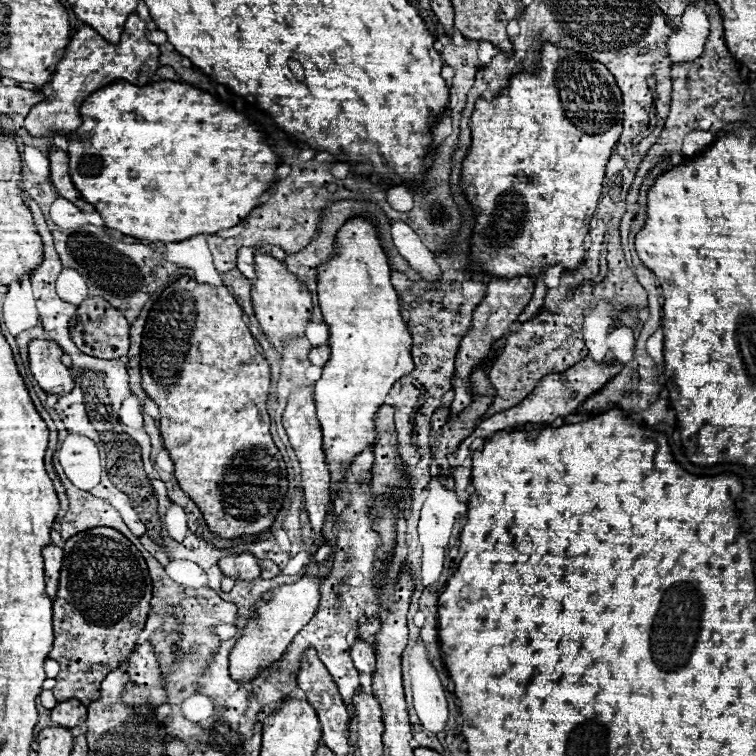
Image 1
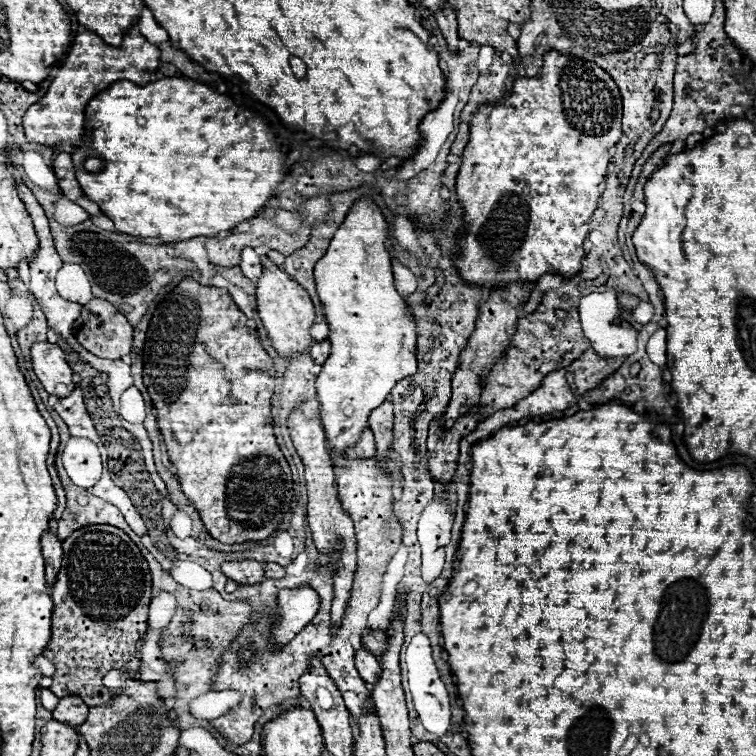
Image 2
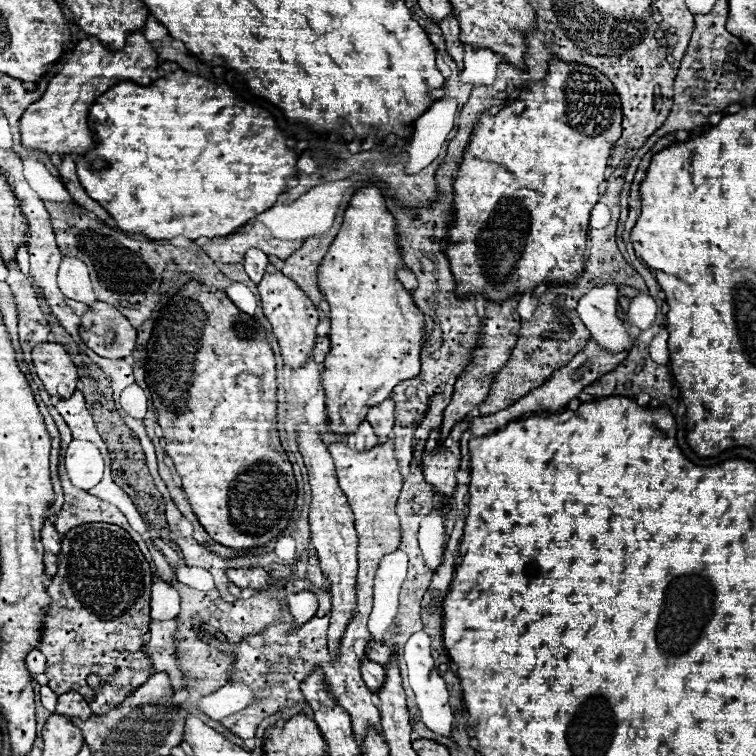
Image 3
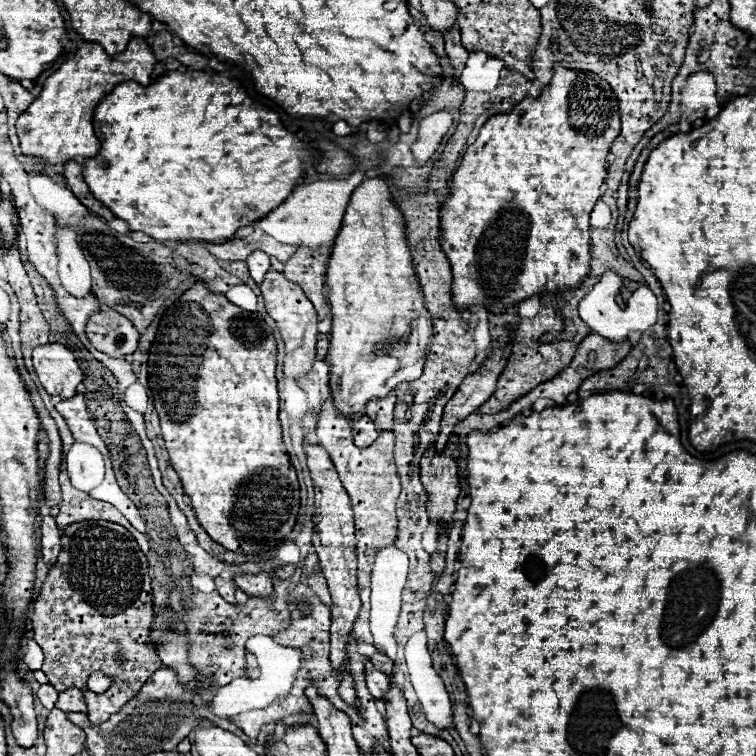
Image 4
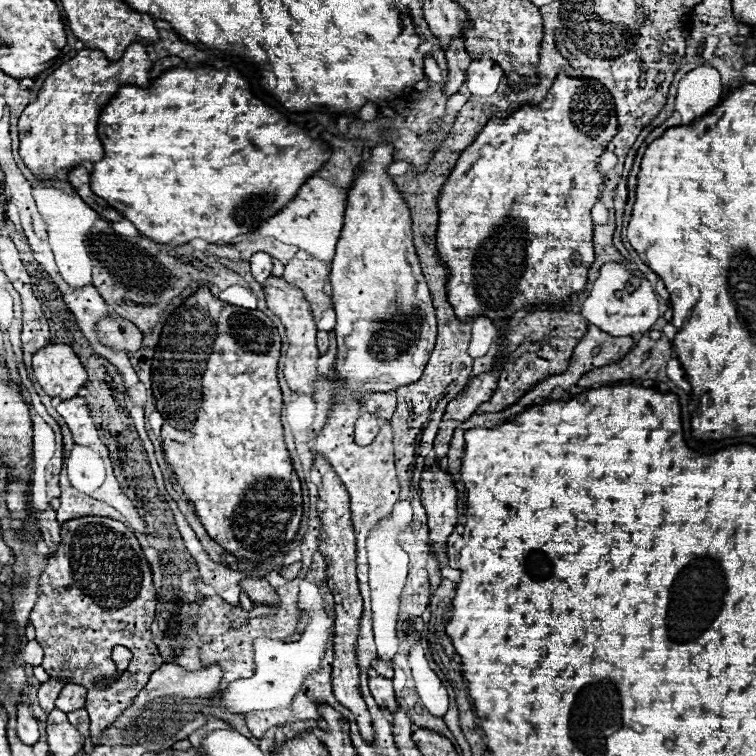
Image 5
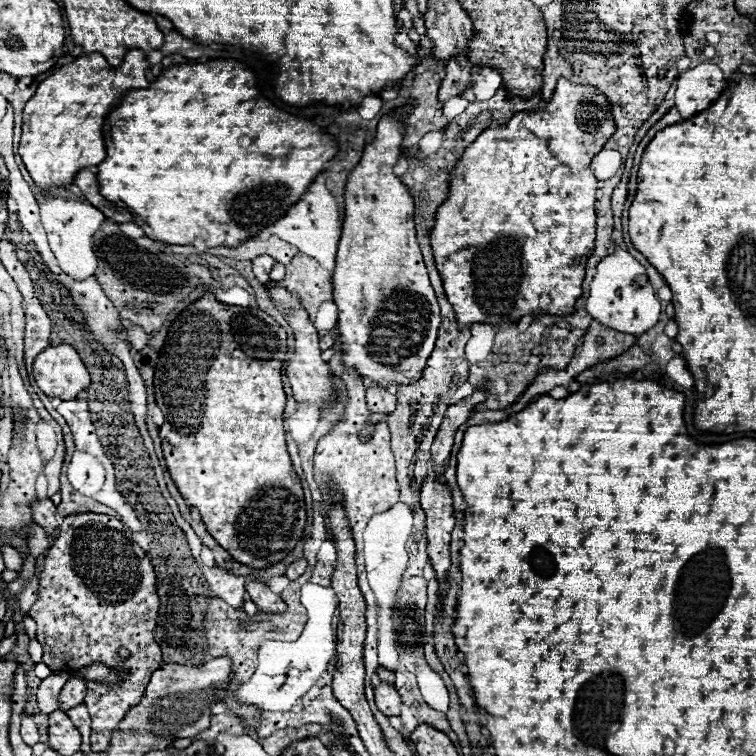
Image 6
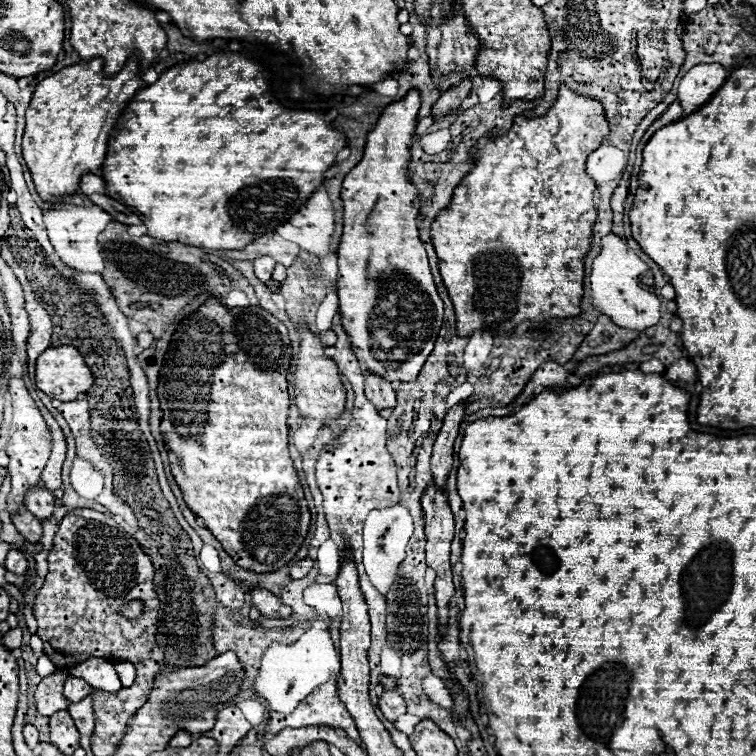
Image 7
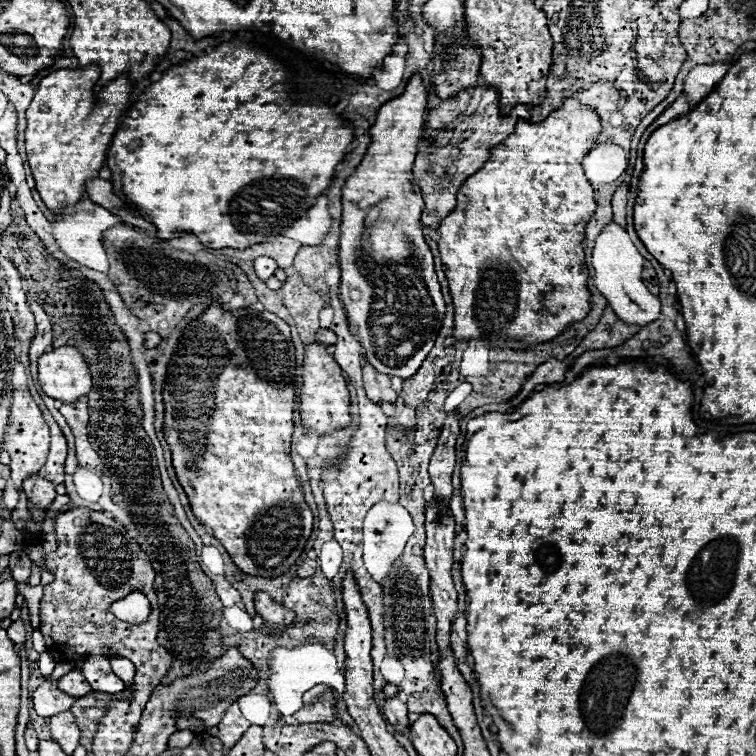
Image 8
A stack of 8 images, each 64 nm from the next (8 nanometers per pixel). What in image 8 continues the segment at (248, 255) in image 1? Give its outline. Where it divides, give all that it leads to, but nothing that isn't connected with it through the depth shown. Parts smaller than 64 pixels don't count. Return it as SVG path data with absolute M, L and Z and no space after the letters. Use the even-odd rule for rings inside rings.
M260 256L260 258L254 260L254 268L256 268L258 278L268 280L270 276L274 276L274 272L276 272L278 266L276 266L276 262L274 262L272 258L268 258L268 256Z

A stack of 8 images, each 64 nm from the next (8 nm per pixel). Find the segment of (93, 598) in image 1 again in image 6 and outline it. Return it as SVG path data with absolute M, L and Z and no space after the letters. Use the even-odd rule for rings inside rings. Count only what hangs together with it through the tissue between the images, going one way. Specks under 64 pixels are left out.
M94 512L66 516L58 538L46 554L38 600L28 612L38 624L36 640L44 646L44 662L54 672L72 672L92 662L130 670L126 686L106 688L104 684L86 680L84 703L92 716L90 744L94 752L110 748L120 720L142 700L152 672L162 664L160 646L154 642L160 606L154 582L156 576L148 556L114 516ZM120 648L130 652L128 660L118 656Z

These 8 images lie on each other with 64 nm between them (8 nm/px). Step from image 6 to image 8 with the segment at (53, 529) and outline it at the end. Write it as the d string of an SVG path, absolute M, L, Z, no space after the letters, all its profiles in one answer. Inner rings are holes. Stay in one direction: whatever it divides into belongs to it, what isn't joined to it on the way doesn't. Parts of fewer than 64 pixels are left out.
M34 474L30 478L24 480L22 490L26 492L26 498L30 498L36 506L46 508L52 504L52 500L56 498L56 490L54 484L50 480L46 480L42 474Z

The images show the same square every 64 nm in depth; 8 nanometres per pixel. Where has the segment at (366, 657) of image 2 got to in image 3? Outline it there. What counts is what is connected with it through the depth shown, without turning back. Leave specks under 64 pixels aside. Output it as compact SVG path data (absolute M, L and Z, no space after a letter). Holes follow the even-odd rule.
M368 658L362 660L362 678L366 682L366 686L372 690L372 692L378 692L384 684L384 668Z

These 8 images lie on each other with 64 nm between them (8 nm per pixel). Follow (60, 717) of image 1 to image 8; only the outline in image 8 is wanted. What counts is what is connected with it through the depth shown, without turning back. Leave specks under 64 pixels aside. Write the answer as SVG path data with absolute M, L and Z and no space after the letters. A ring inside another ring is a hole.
M70 670L68 674L64 674L64 676L58 680L58 688L60 688L62 692L70 694L70 696L76 696L76 698L82 698L82 696L86 696L86 694L92 690L80 670Z

